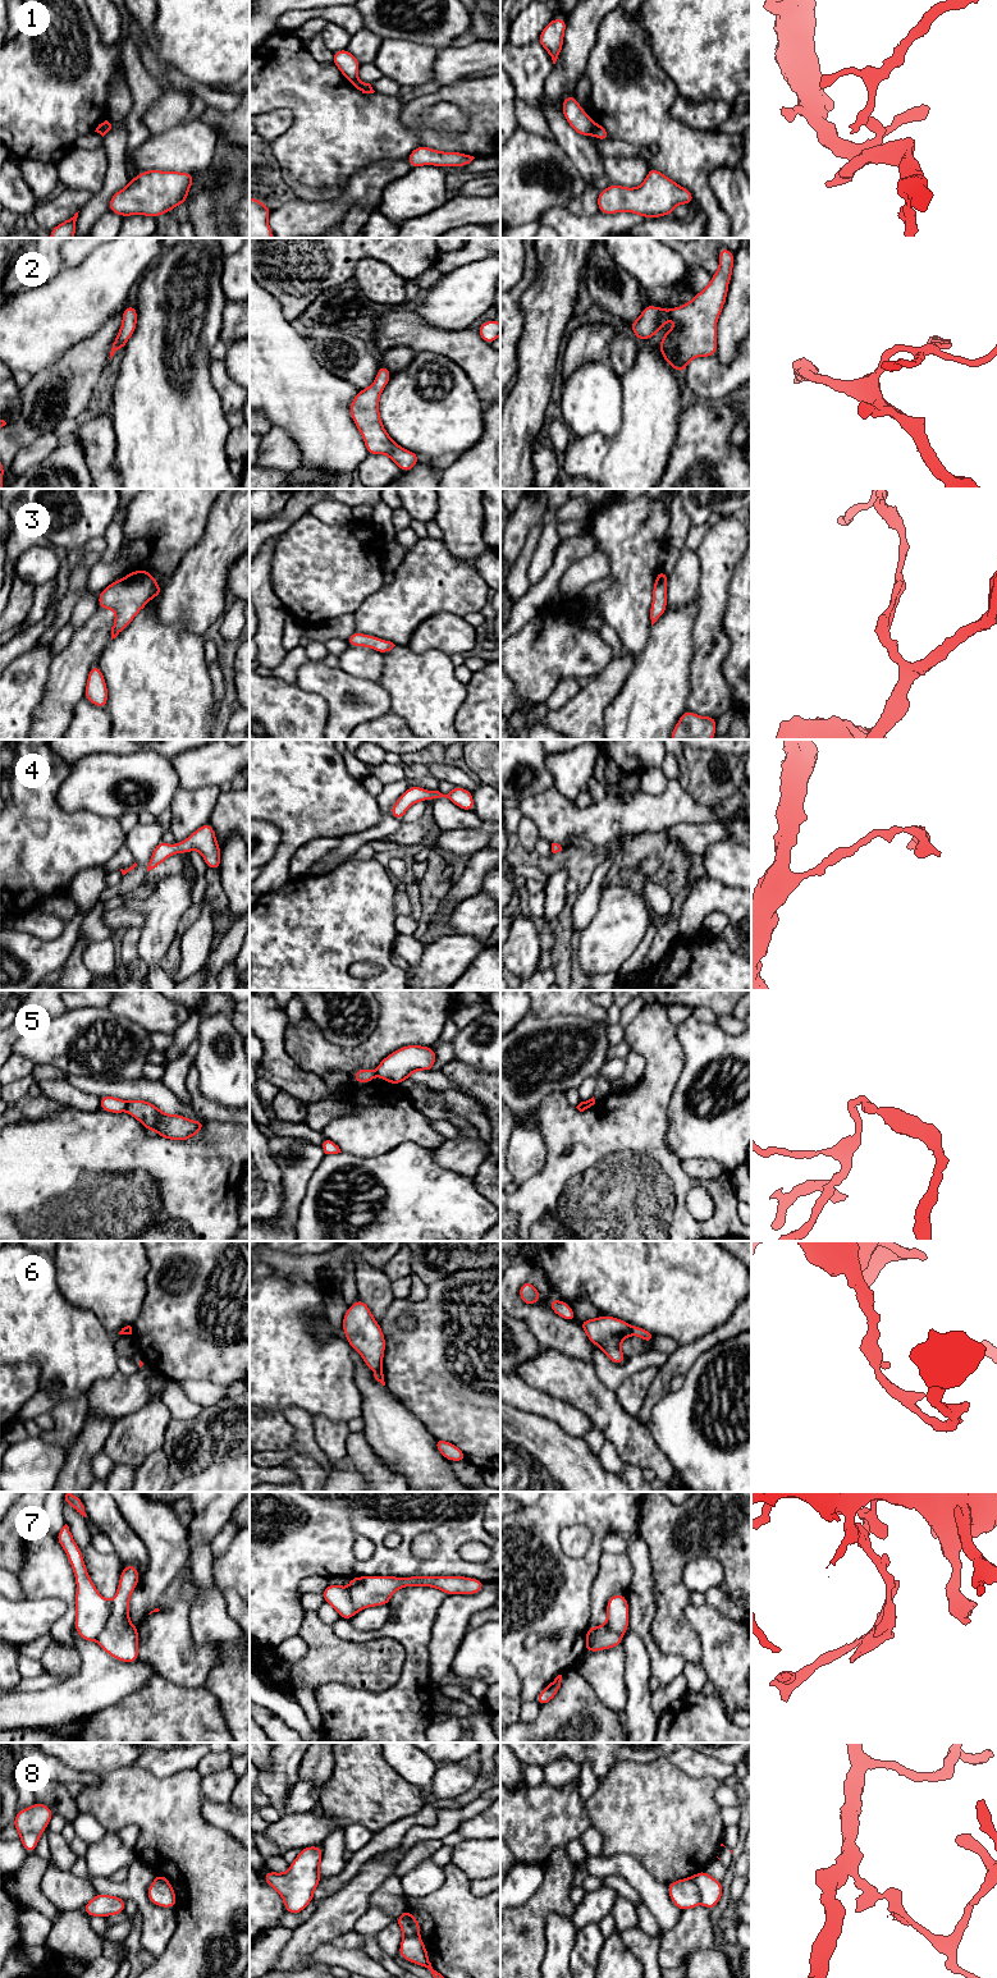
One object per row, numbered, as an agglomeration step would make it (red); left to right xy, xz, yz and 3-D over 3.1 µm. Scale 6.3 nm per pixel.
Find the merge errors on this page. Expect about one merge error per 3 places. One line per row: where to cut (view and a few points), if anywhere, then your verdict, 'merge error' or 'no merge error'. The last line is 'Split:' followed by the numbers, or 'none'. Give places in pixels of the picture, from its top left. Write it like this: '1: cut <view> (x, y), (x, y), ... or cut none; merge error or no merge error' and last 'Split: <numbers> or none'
1: cut yz (594, 123), (591, 133); merge error
2: cut none; no merge error
3: cut none; no merge error
4: cut none; no merge error
5: cut xy (128, 1102), (124, 1109); merge error
6: cut yz (630, 1327), (631, 1333); merge error
7: cut xy (111, 1602), (110, 1616), (96, 1639); merge error
8: cut yz (691, 1877), (701, 1901); merge error
Split: 1, 5, 6, 7, 8

